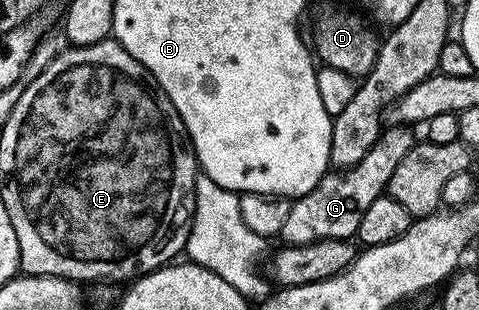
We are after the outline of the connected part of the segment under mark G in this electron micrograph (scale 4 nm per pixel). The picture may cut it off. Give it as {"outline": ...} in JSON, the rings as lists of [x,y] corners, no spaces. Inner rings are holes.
{"outline":[[[408,126],[404,127],[385,127],[380,137],[371,145],[369,152],[354,167],[334,170],[332,173],[324,175],[307,194],[292,200],[293,208],[291,213],[287,213],[287,221],[283,225],[279,236],[282,244],[291,247],[302,247],[308,243],[317,243],[320,239],[347,239],[352,240],[359,229],[359,221],[363,221],[363,213],[367,213],[371,201],[386,194],[391,173],[407,157],[407,153],[415,146],[415,138]]]}

